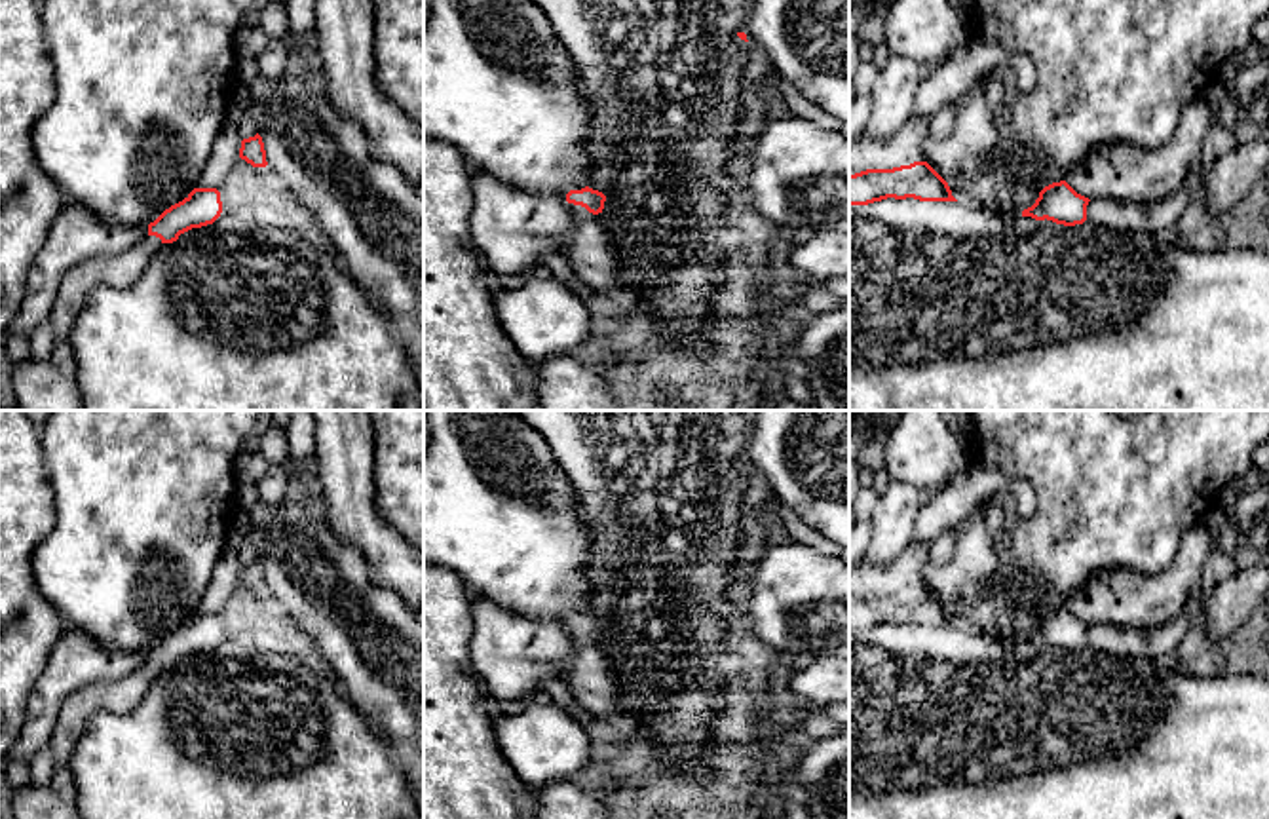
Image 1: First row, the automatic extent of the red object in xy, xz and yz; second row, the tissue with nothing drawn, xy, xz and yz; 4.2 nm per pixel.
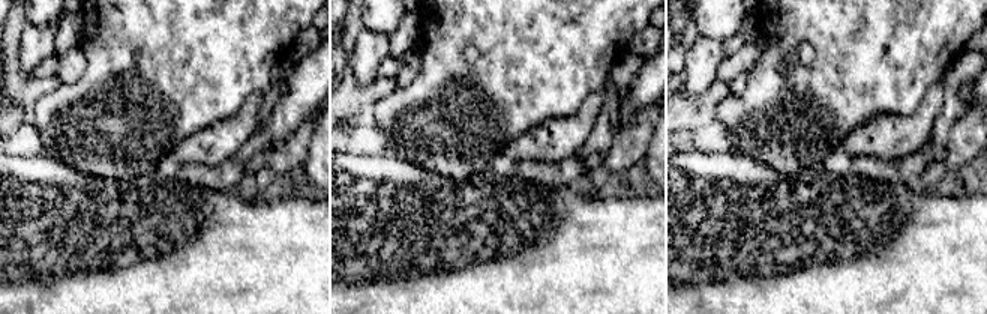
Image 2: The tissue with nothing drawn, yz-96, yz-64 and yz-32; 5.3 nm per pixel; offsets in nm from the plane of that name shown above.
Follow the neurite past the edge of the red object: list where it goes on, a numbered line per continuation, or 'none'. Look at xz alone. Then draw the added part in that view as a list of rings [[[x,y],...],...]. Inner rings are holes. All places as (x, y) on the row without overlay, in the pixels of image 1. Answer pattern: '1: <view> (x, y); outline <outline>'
none

